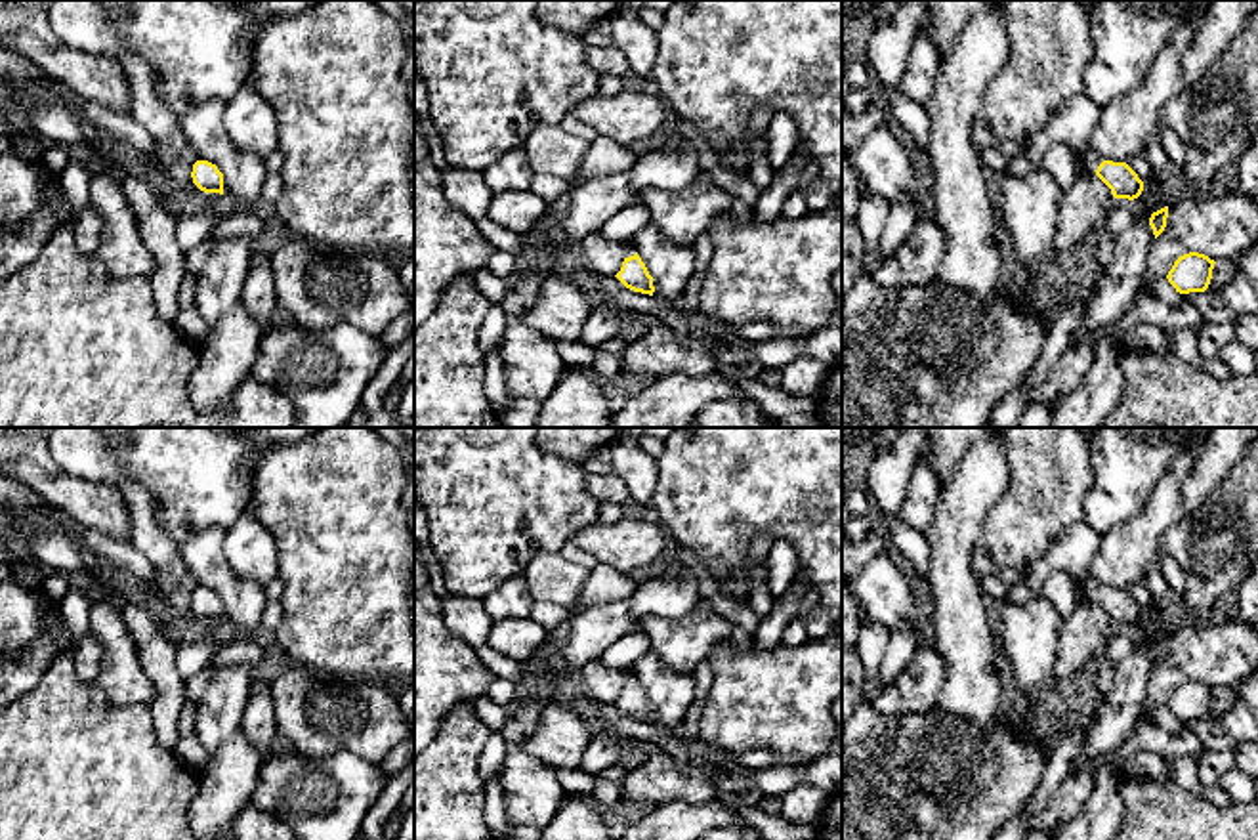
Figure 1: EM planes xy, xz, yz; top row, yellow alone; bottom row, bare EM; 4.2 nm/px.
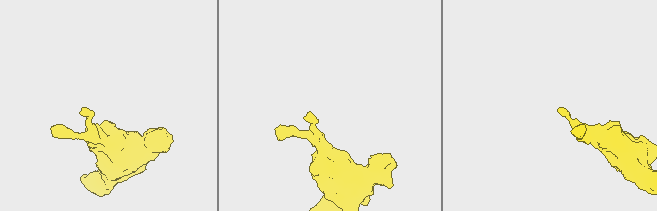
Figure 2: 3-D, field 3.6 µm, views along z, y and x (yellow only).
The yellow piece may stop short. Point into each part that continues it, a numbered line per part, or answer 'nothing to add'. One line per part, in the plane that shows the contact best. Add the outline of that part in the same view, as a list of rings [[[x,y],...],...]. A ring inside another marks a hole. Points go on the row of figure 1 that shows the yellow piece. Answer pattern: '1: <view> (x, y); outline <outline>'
1: yz (1071, 125); outline [[[1086,95],[1065,101],[1048,124],[1029,141],[1029,149],[1008,158],[1006,176],[1029,174],[1040,166],[1042,157],[1054,145],[1065,145],[1082,157],[1090,174],[1103,162],[1090,147],[1090,136],[1098,124],[1101,109]]]

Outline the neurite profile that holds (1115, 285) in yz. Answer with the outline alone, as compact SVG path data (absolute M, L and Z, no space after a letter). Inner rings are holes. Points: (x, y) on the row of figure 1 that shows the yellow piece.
M1155 178L1142 195L1130 200L1136 223L1115 239L1115 252L1109 265L1100 267L1090 286L1090 302L1084 319L1071 336L1071 346L1077 346L1094 330L1115 323L1138 296L1142 286L1149 248L1155 242L1149 218L1153 212L1164 208L1174 199Z

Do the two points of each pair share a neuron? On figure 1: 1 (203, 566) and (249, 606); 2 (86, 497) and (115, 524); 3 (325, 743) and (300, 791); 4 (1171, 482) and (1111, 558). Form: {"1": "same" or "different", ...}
{"1": "same", "2": "same", "3": "different", "4": "same"}

